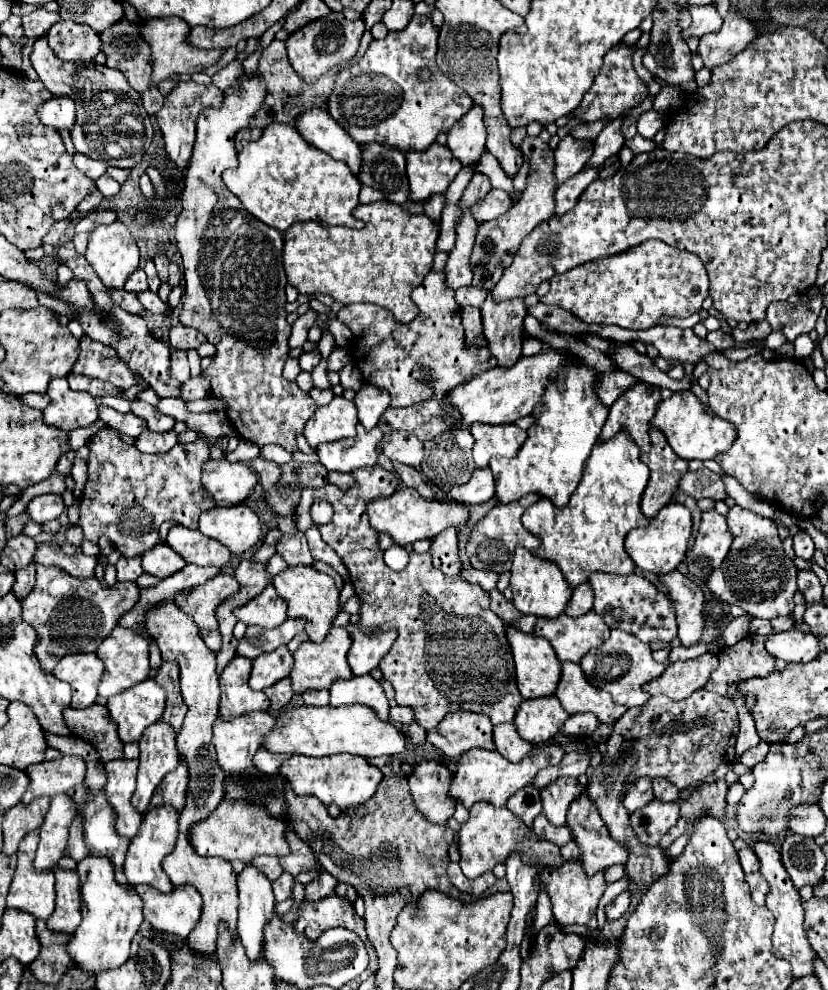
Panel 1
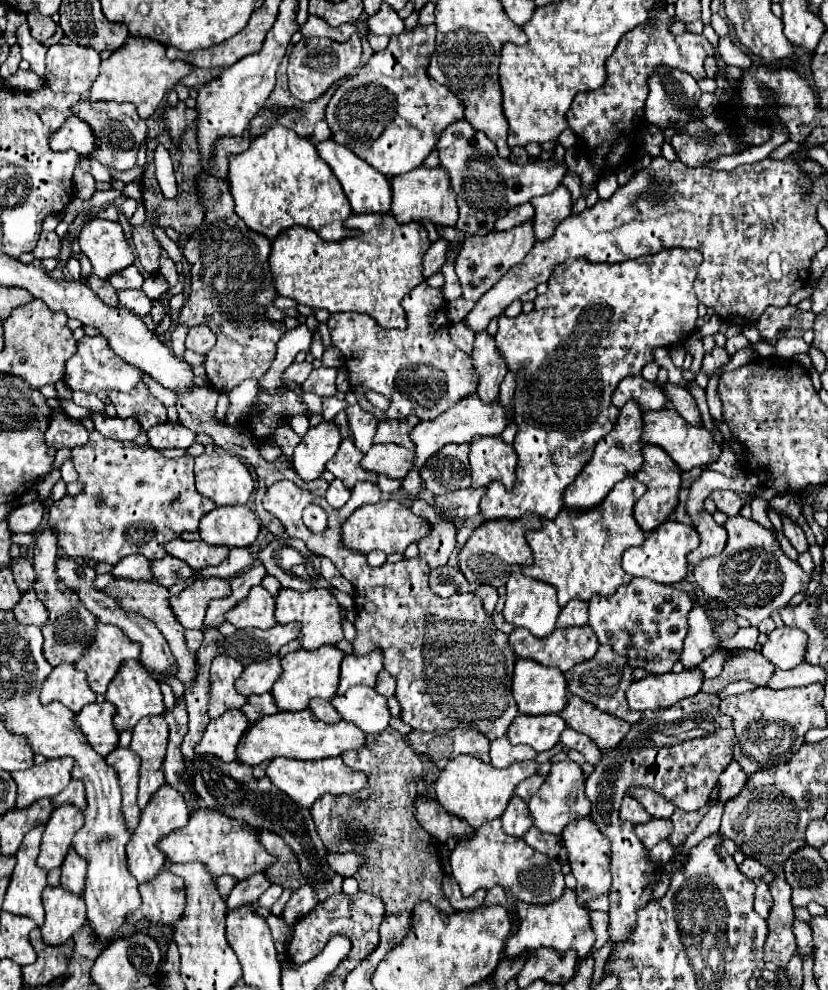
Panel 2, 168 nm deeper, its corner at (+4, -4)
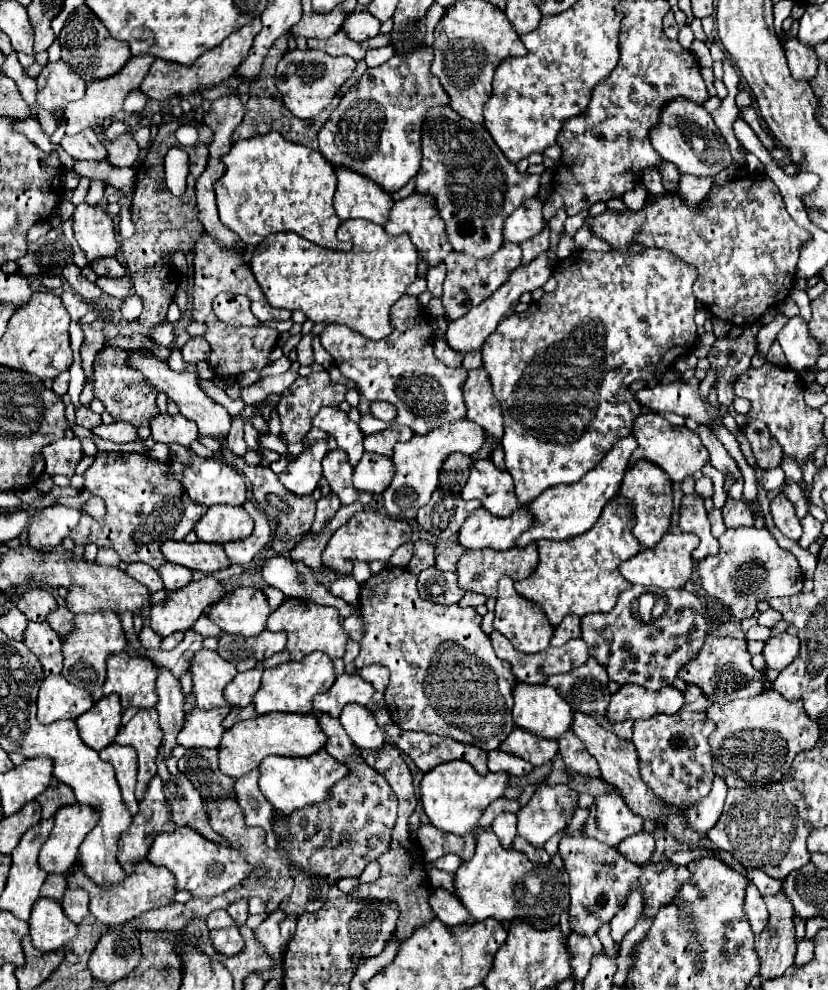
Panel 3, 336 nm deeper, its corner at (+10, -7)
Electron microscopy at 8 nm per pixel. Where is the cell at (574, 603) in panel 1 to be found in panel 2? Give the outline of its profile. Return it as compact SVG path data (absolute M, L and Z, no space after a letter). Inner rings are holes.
M571 600L571 604L567 604L559 618L557 618L557 628L569 628L569 626L585 626L587 624L587 602L581 600Z

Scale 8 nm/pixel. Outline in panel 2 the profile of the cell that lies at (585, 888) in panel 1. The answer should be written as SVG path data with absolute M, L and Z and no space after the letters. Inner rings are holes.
M565 890L563 900L557 900L555 904L547 904L547 908L527 908L527 904L515 904L515 910L519 912L519 930L515 936L507 940L503 950L505 958L527 956L539 948L551 948L559 954L567 950L575 950L579 962L585 956L589 956L595 934L591 932L591 926L589 926L589 910L577 904L573 890Z

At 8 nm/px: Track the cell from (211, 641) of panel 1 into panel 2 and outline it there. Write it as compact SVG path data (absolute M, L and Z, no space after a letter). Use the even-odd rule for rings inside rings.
M185 630L185 644L187 648L191 648L191 652L197 652L203 640L203 632L201 630Z

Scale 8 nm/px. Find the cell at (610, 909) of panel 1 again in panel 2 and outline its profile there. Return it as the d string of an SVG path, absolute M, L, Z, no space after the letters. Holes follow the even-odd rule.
M589 912L589 918L591 918L591 928L595 932L595 944L593 944L593 948L599 950L609 940L609 936L607 936L607 928L609 928L607 912Z

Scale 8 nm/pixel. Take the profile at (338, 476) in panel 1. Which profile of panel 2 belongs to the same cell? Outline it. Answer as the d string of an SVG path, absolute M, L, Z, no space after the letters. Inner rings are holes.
M335 478L325 494L325 500L333 506L333 508L341 508L347 500L349 500L349 490L343 486L343 482L339 478Z

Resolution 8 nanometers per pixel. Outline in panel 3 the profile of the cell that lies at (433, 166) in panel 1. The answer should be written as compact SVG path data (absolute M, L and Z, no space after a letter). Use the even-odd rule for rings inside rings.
M415 191L409 197L395 201L391 215L389 215L389 223L385 225L385 231L389 235L409 233L411 241L419 249L421 259L425 259L431 267L441 263L445 259L445 255L449 255L453 251L449 247L449 241L447 241L447 235L445 235L445 223L437 215L437 203L433 203L433 195L417 195L417 191Z

